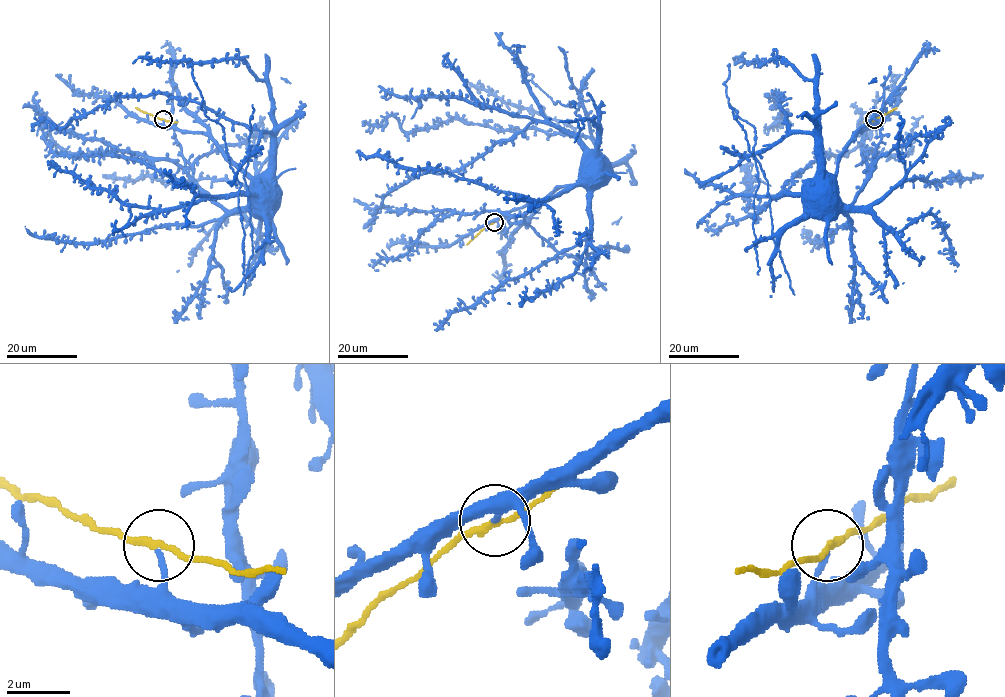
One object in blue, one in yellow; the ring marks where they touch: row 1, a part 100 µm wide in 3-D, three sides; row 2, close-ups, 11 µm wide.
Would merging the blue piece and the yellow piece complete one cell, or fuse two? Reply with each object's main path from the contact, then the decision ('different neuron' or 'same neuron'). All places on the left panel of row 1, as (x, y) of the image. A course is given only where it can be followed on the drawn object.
course blue (163, 119), (166, 126), (205, 134), (263, 186); course yellow (163, 119), (135, 107); different neuron

